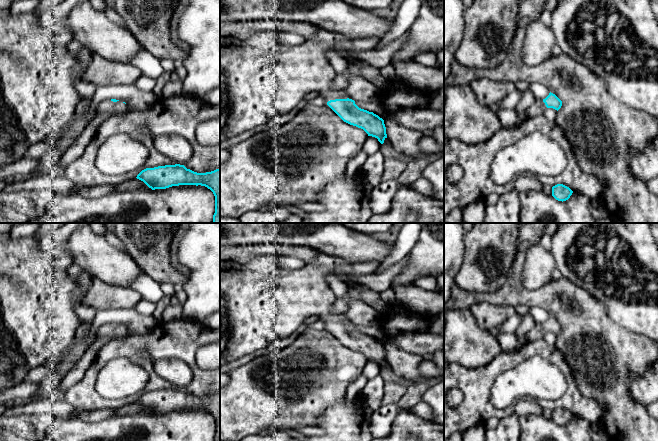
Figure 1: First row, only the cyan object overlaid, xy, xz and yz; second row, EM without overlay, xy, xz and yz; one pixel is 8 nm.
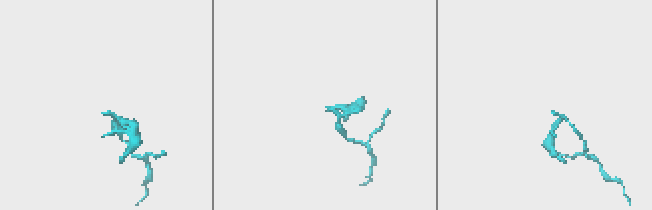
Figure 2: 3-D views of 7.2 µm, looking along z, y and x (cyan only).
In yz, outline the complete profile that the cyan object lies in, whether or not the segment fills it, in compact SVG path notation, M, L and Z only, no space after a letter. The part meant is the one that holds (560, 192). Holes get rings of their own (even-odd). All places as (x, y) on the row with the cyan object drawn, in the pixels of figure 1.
M557 184L552 187L552 196L558 201L568 200L572 193L573 191L563 184Z

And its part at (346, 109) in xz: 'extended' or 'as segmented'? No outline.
extended

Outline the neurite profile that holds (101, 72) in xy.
M93 54L82 75L82 80L98 86L132 85L141 76L141 71L129 63L119 63Z

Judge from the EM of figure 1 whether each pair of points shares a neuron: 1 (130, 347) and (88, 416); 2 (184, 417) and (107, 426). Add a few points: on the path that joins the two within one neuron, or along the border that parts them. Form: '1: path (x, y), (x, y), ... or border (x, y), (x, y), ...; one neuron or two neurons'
1: border (78, 409), (100, 410); two neurons
2: path (165, 423), (130, 423), (126, 426); one neuron

